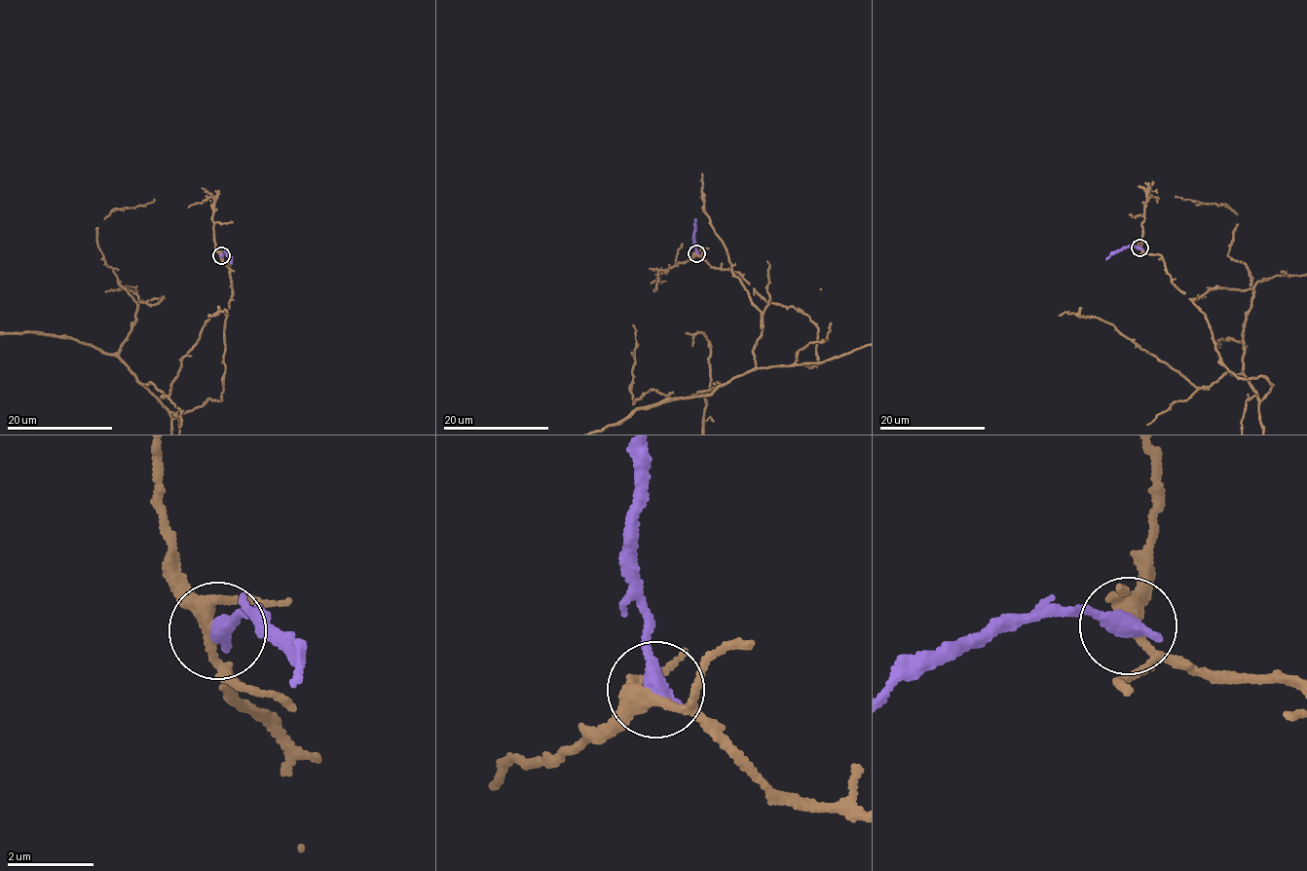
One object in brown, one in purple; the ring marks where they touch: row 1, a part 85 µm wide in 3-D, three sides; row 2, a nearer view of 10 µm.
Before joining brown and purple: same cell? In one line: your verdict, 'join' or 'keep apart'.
keep apart

